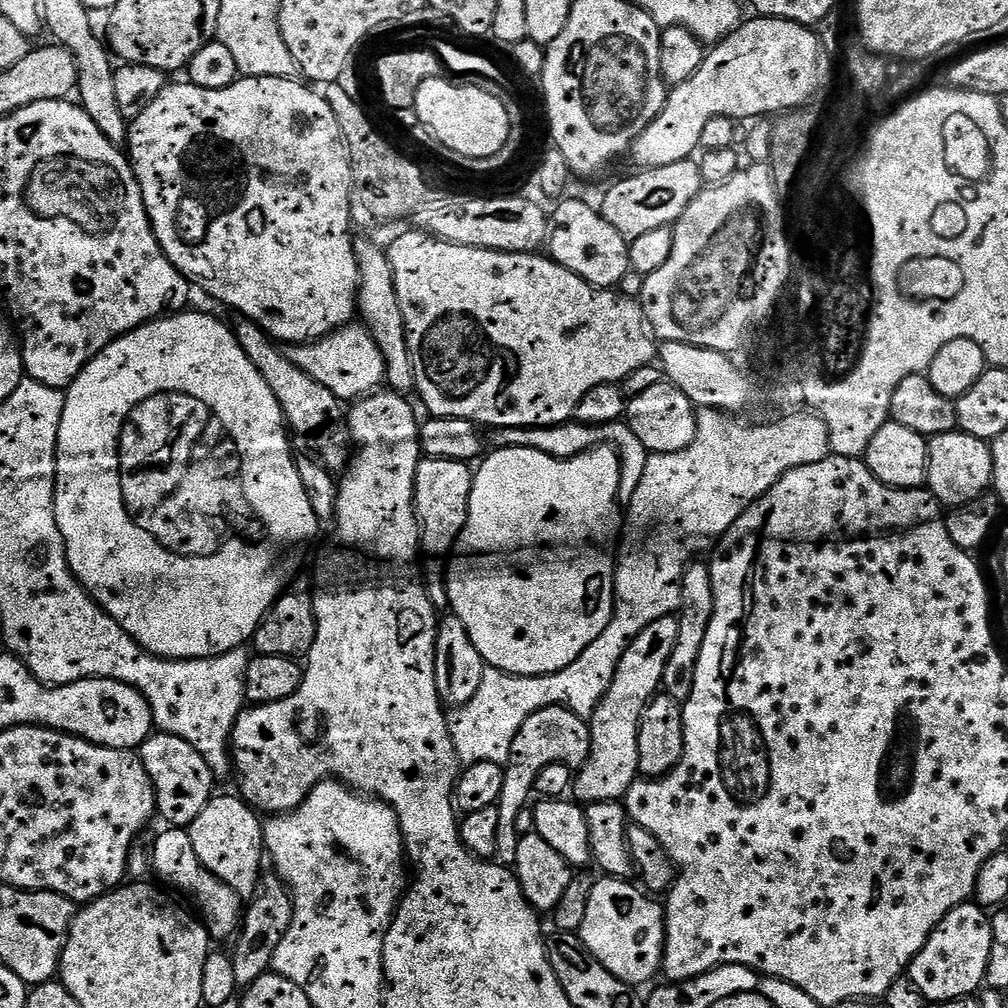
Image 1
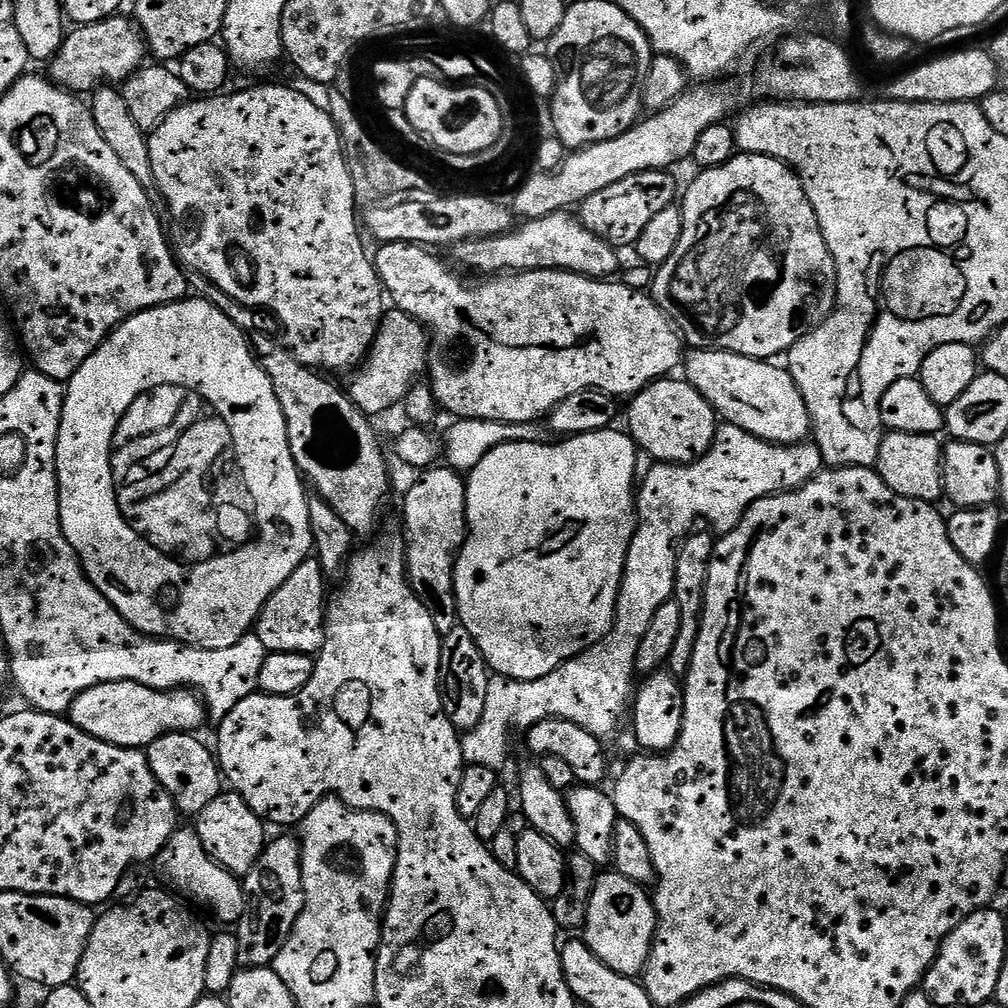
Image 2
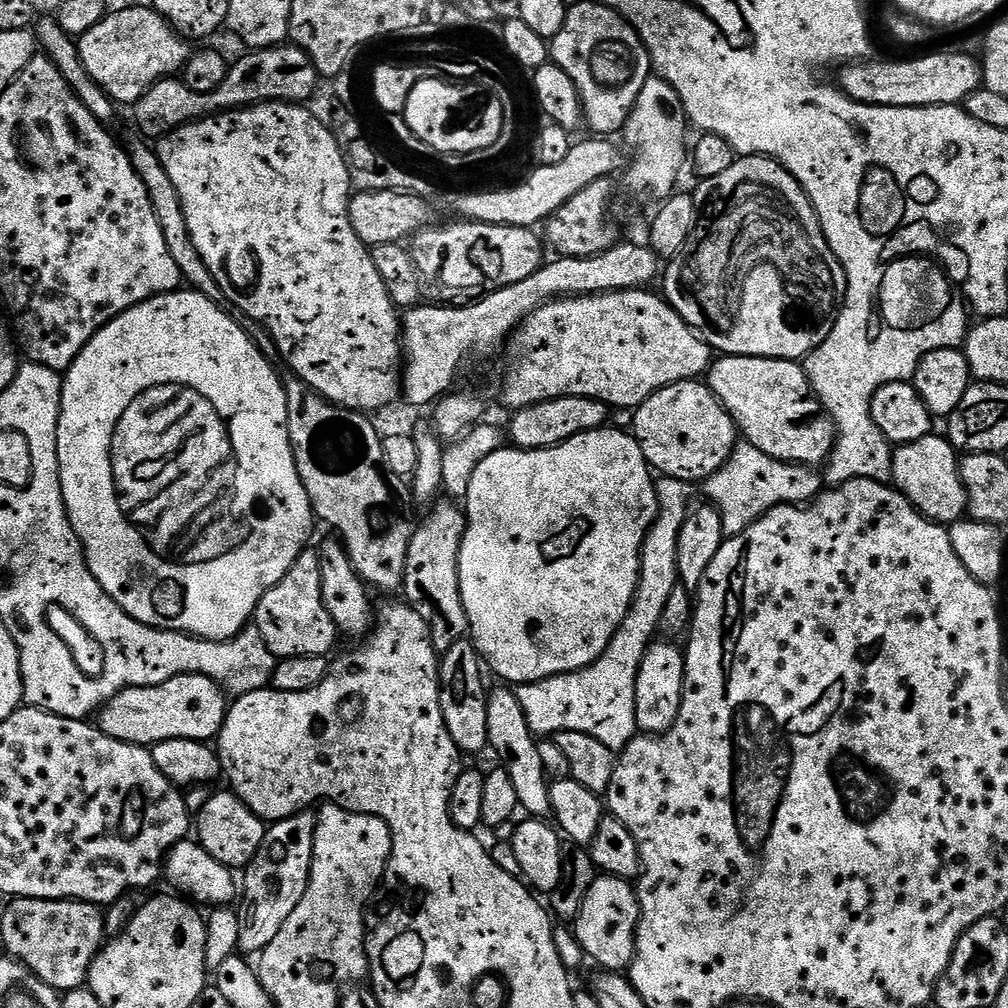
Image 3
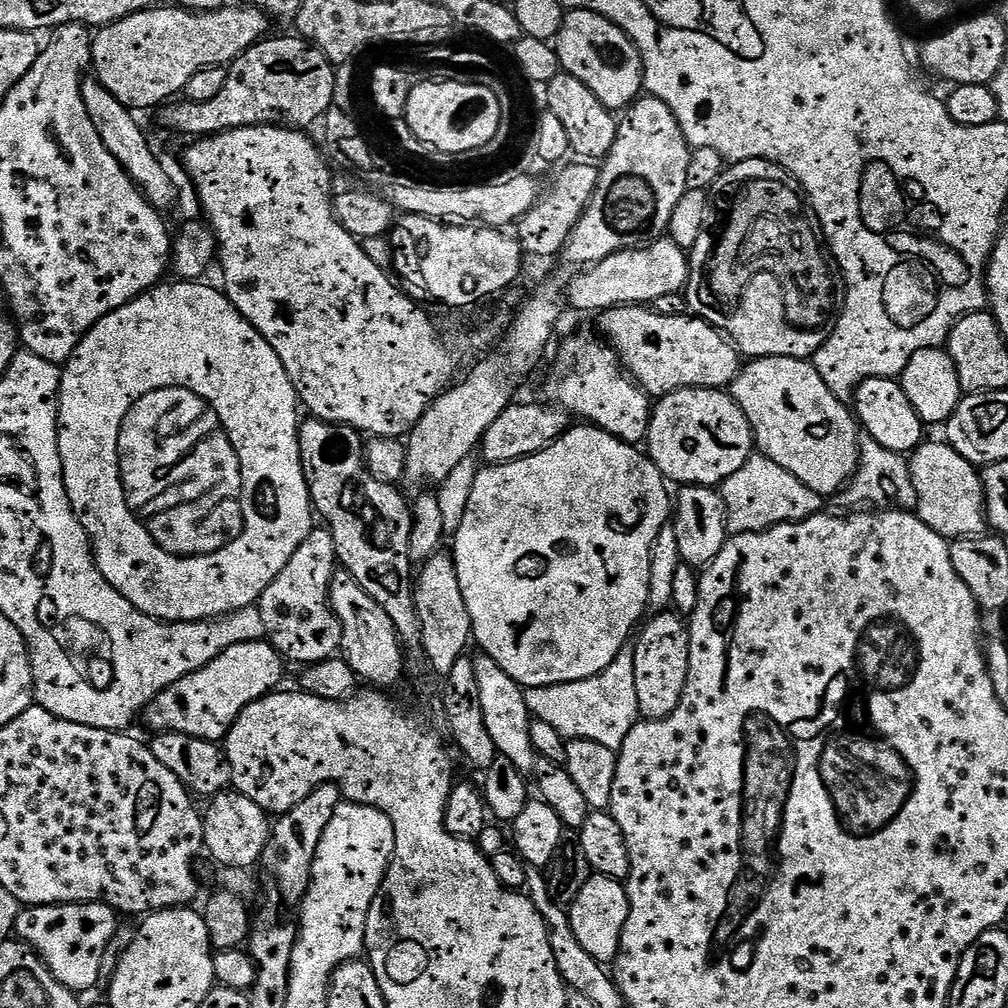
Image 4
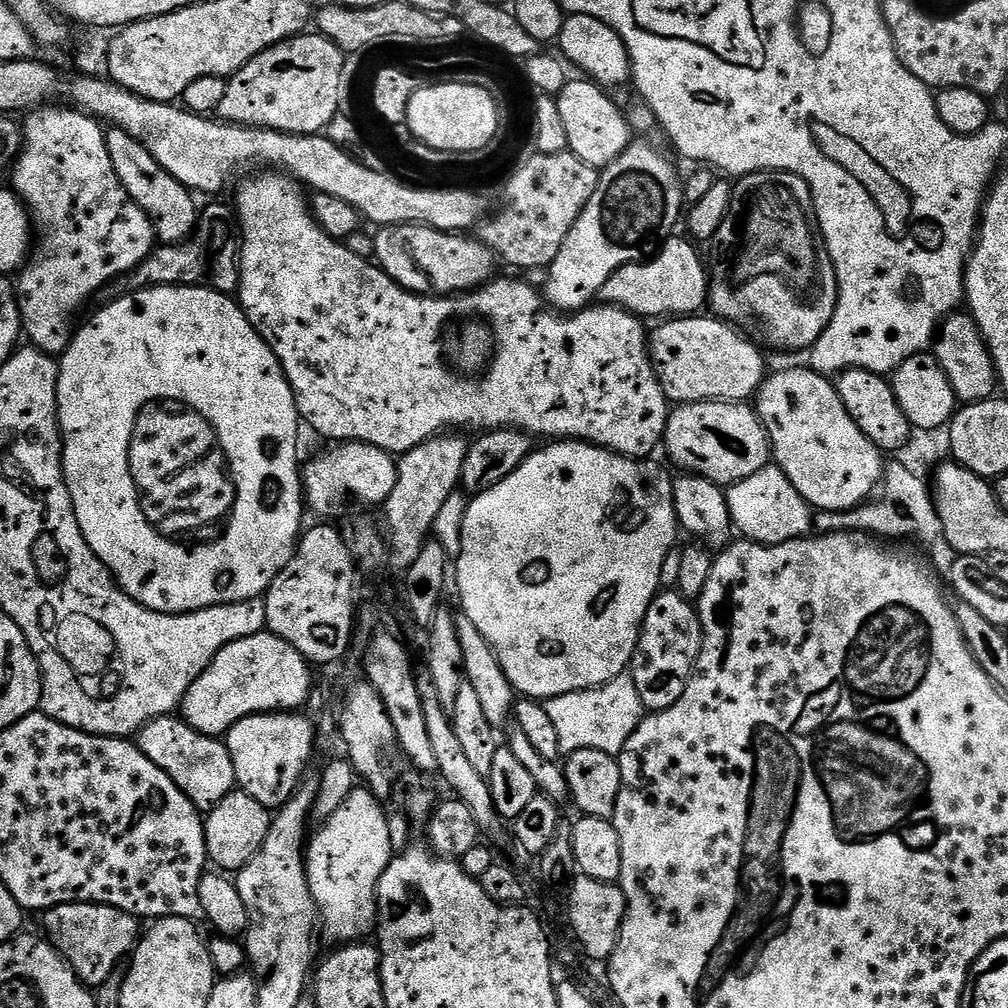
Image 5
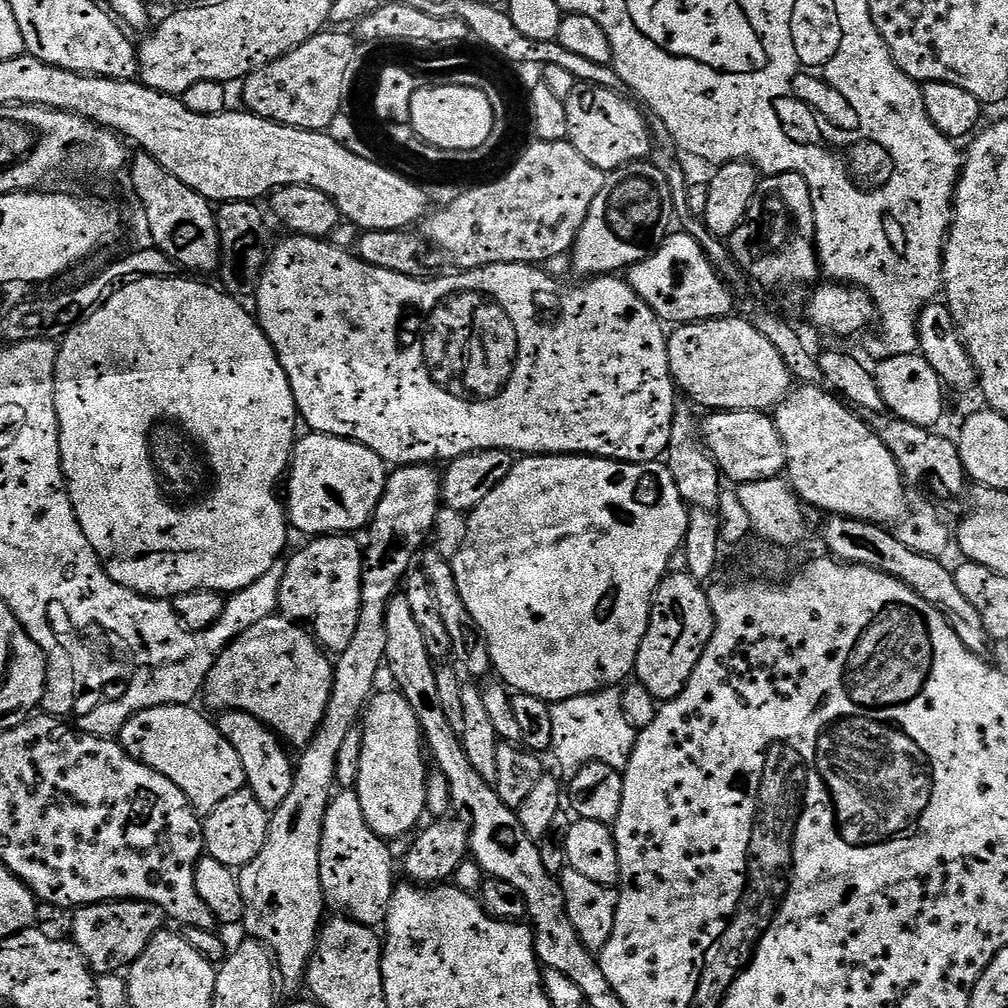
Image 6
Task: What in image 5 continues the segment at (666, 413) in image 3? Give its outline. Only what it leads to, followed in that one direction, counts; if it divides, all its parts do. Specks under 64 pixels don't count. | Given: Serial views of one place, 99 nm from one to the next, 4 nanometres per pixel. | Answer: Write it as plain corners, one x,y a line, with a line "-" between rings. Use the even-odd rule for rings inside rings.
703,400
673,407
668,414
662,448
678,467
684,468
680,470
721,486
739,485
750,474
769,467
773,459
768,432
755,407
727,400

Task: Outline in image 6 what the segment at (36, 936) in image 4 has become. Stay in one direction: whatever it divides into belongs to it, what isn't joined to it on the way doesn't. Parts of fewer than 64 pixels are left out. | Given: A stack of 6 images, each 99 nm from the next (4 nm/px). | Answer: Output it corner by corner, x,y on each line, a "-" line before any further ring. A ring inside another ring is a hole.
145,900
85,904
75,909
73,916
76,917
72,920
70,939
97,977
120,974
131,968
142,950
166,928
164,911

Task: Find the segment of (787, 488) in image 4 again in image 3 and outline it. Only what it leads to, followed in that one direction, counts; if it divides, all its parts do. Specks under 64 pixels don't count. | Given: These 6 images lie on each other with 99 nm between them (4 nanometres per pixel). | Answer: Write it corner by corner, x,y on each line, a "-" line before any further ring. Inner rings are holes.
747,442
737,443
732,456
709,480
703,481
702,488
709,501
727,510
731,504
740,504
741,529
750,527
760,520
771,508
781,508
784,504
804,506
816,499
822,491
819,471
803,464
788,464
785,460
770,458

